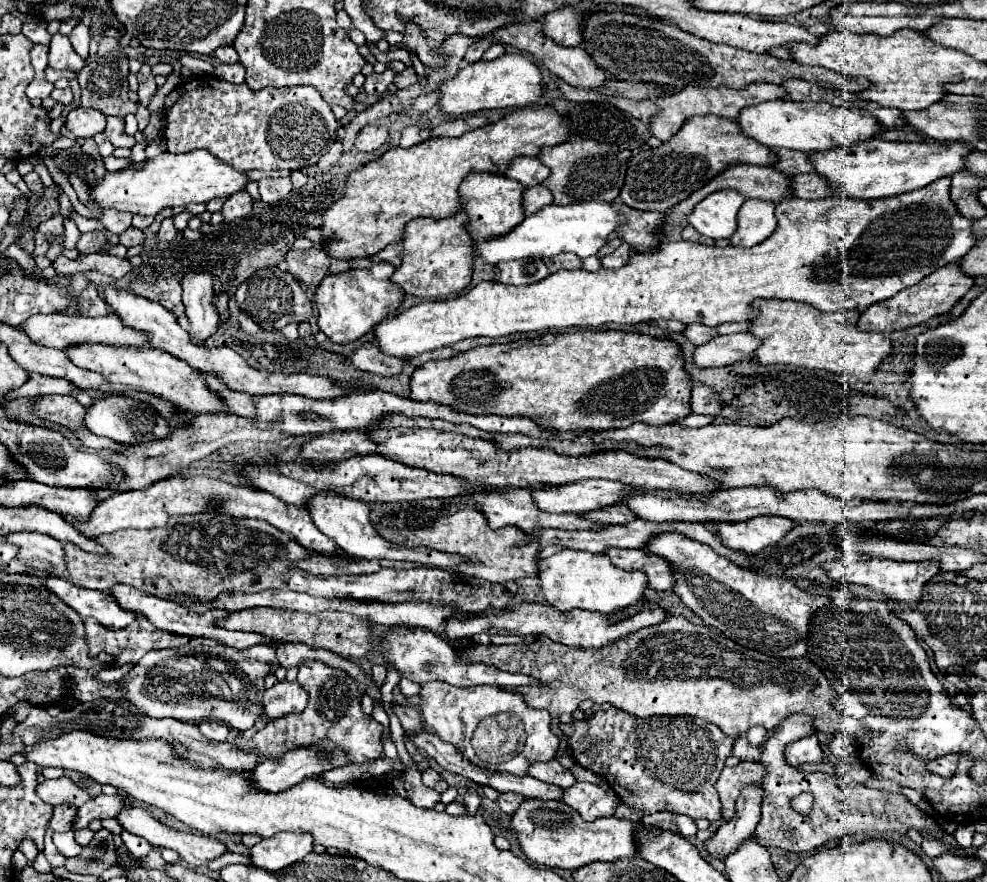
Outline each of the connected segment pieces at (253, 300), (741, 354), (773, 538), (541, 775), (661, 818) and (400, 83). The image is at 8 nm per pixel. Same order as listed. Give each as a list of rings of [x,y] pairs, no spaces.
[[[279,267],[259,269],[257,273],[253,273],[253,277],[249,277],[245,283],[241,283],[239,289],[235,291],[235,301],[237,301],[237,307],[245,315],[249,315],[255,323],[259,323],[263,329],[267,329],[267,327],[283,329],[289,323],[307,321],[313,313],[313,303],[301,289],[299,281],[295,277],[291,277],[289,271],[283,271]]]
[[[751,333],[717,335],[709,343],[695,349],[695,363],[699,367],[727,367],[749,359],[759,345],[761,339]]]
[[[755,517],[753,521],[717,525],[707,521],[713,531],[721,537],[721,543],[729,549],[739,549],[741,553],[759,553],[767,545],[775,545],[793,529],[793,521],[785,517]]]
[[[555,759],[547,761],[547,763],[533,763],[529,769],[527,769],[527,775],[529,777],[535,777],[543,783],[551,783],[551,785],[557,785],[557,787],[569,787],[569,785],[575,785],[575,777],[569,773],[569,769],[561,767]]]
[[[661,811],[661,813],[655,813],[655,815],[645,815],[645,817],[641,819],[641,823],[643,823],[645,827],[663,827],[663,825],[665,825],[665,829],[679,833],[679,827],[675,825],[673,815],[671,815],[669,811]]]
[[[405,69],[403,73],[397,73],[397,75],[395,75],[395,81],[393,81],[393,85],[395,85],[397,89],[405,89],[405,87],[413,85],[415,81],[417,81],[417,75],[415,75],[415,71],[413,71],[413,69]]]

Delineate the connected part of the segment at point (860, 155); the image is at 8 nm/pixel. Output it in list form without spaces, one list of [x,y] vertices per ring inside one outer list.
[[[871,139],[857,143],[849,149],[831,149],[813,153],[811,161],[819,175],[823,175],[839,195],[857,199],[893,197],[905,191],[921,189],[941,177],[965,169],[965,157],[971,149],[963,143],[891,143],[883,139]]]

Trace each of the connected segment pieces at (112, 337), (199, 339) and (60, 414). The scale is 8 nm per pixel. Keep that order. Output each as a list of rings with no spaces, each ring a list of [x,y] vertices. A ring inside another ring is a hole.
[[[111,313],[105,317],[79,317],[79,315],[33,315],[21,325],[21,331],[27,333],[31,341],[37,341],[37,345],[53,347],[53,349],[67,349],[69,345],[77,343],[111,343],[111,345],[135,345],[135,347],[149,347],[149,341],[143,333],[121,325],[121,319]]]
[[[187,271],[183,279],[183,305],[185,315],[191,321],[189,337],[193,343],[203,345],[217,329],[219,315],[211,309],[213,277],[205,271]]]
[[[41,395],[35,399],[35,415],[41,419],[47,419],[51,423],[57,423],[61,427],[67,427],[75,437],[89,449],[101,451],[101,449],[111,449],[115,453],[125,451],[123,445],[95,437],[89,433],[89,429],[83,425],[85,417],[85,407],[81,407],[71,395]]]

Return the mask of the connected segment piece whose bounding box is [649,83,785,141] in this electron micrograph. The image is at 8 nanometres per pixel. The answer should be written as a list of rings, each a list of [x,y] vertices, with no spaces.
[[[753,83],[747,85],[745,89],[729,89],[729,87],[715,87],[715,89],[707,89],[707,87],[685,87],[683,91],[675,93],[675,95],[667,95],[667,97],[657,97],[655,103],[659,105],[659,115],[653,117],[649,129],[651,133],[661,139],[661,141],[669,141],[687,119],[695,117],[695,115],[719,115],[725,119],[737,119],[743,107],[751,107],[763,101],[775,101],[783,97],[783,89],[779,85],[771,85],[771,83]]]

